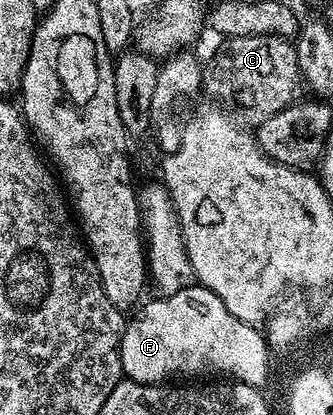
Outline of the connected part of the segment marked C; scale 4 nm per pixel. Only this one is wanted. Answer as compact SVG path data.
M248 36L229 38L203 68L203 88L221 100L229 100L241 92L241 100L253 108L258 121L279 114L302 95L303 79L296 62L296 50L284 36Z

